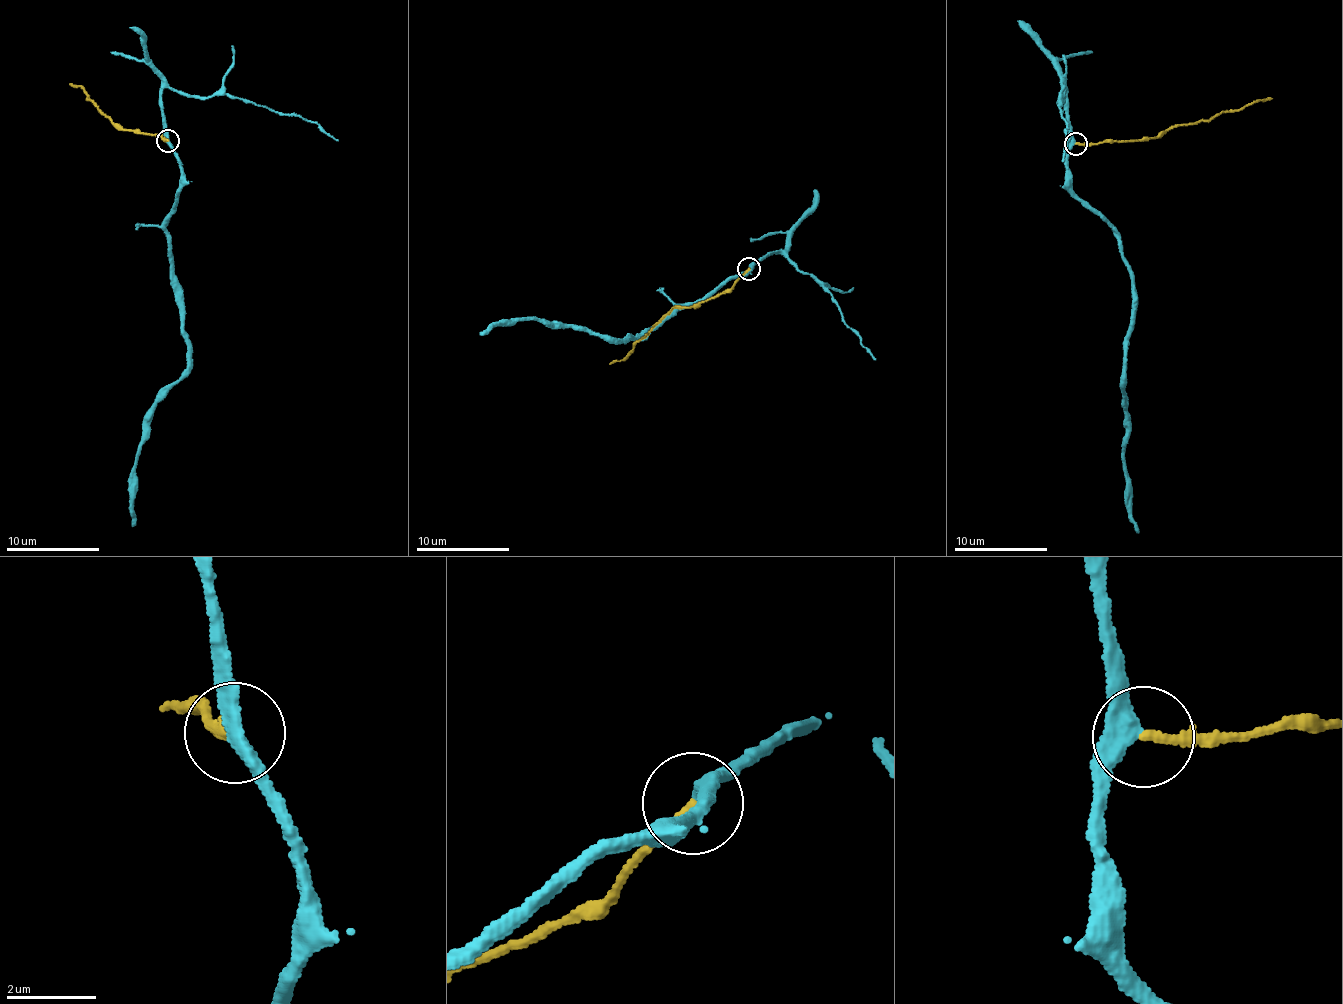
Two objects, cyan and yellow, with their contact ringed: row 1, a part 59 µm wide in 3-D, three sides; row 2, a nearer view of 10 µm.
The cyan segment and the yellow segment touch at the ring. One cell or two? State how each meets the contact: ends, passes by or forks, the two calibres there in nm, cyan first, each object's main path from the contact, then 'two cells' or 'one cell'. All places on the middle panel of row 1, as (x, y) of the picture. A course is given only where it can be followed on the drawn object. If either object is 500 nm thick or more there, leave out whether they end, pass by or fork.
cyan passes by; yellow ends; calibres 360 and 190 nm; course cyan (748, 268), (669, 313), (655, 327), (632, 336), (608, 340), (586, 329), (536, 319), (489, 327), (480, 335); course yellow (748, 268), (729, 290), (690, 307), (674, 306), (647, 330), (626, 356), (610, 364); one cell

